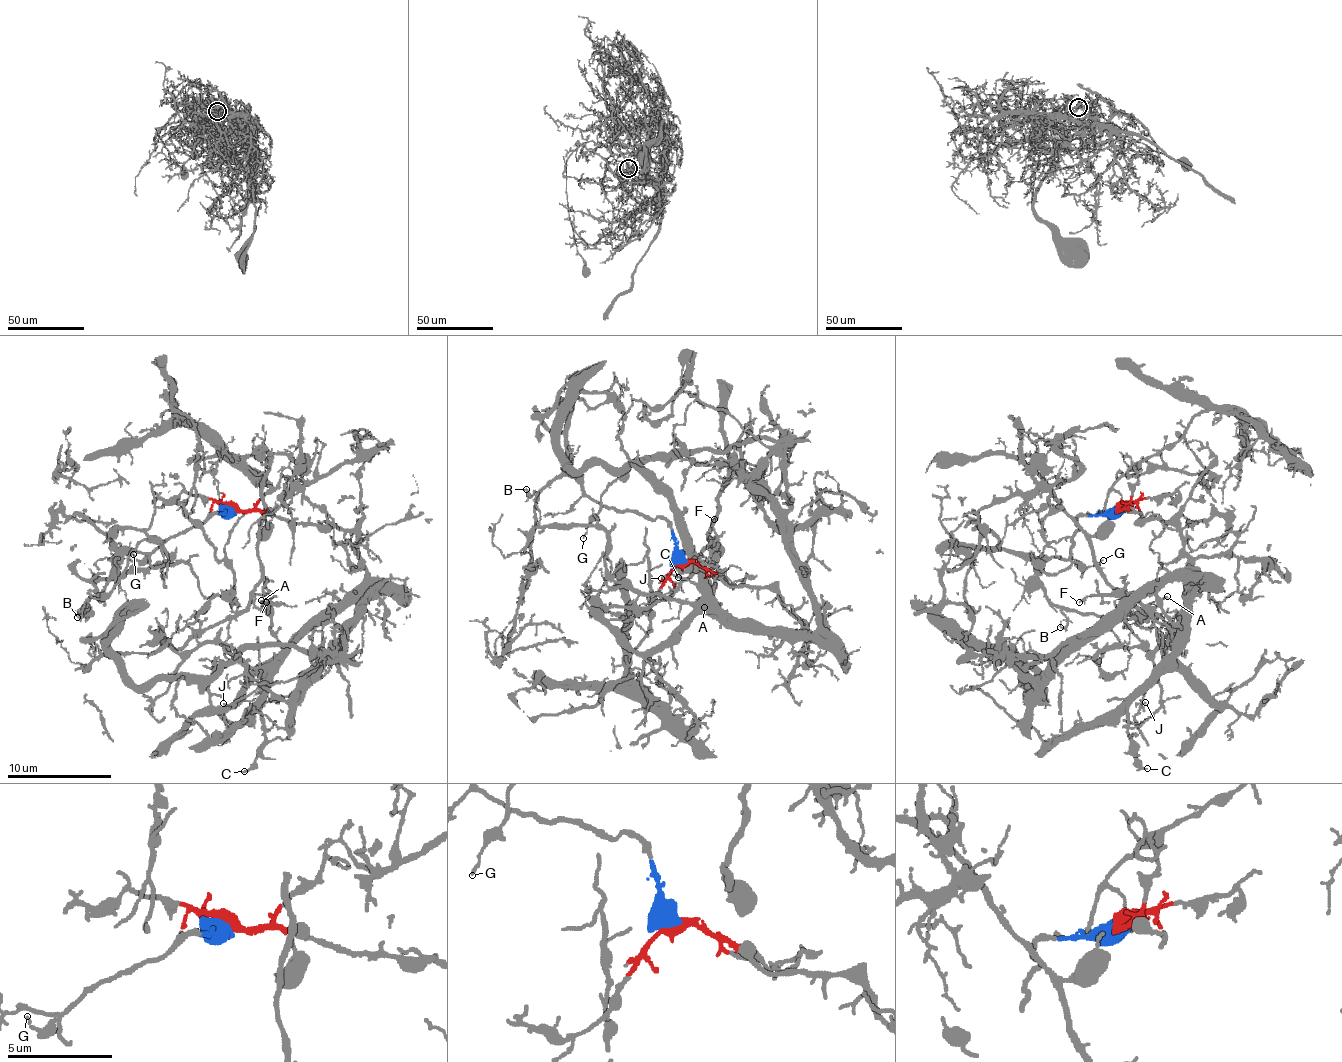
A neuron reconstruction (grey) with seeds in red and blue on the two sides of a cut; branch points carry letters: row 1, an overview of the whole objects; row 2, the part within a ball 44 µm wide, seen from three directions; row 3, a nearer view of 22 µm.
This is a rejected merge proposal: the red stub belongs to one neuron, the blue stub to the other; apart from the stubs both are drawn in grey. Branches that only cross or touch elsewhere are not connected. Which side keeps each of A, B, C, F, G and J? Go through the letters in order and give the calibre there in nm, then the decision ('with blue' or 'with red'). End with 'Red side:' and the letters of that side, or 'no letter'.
A: 140 nm | with red
B: 200 nm | with blue
C: 240 nm | with red
F: 170 nm | with red
G: 120 nm | with blue
J: 80 nm | with red
Red side: A, C, F, J

